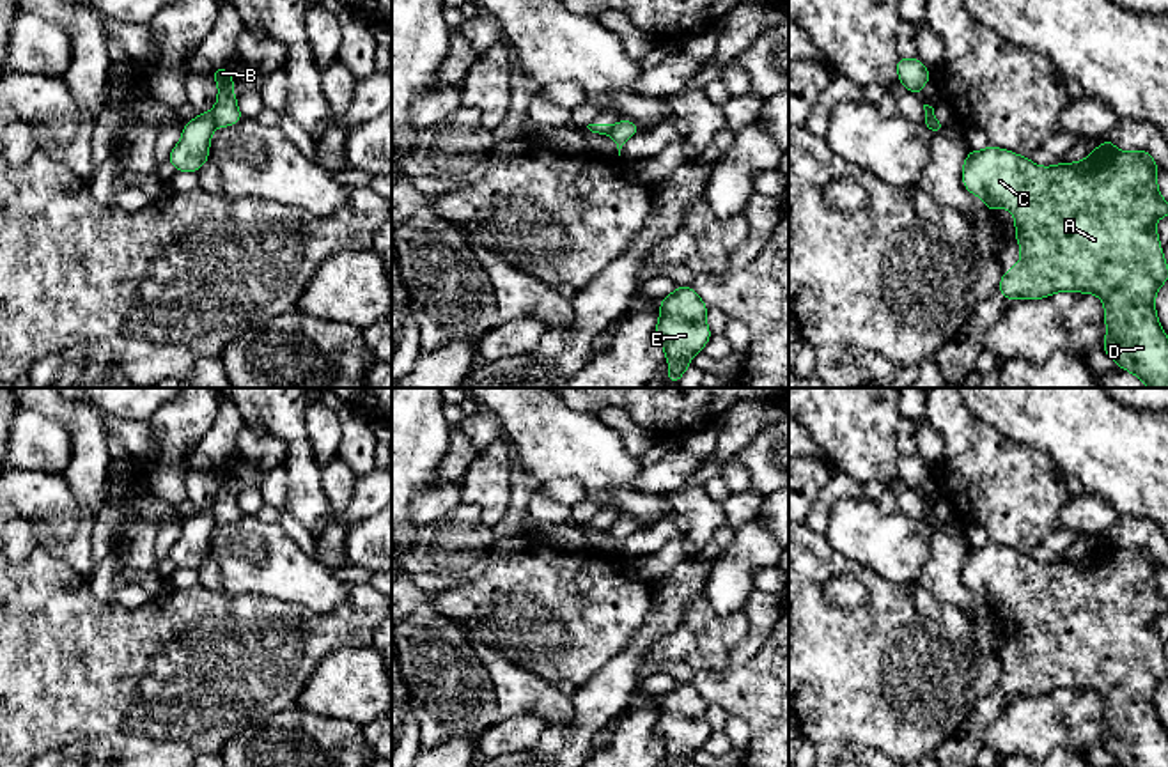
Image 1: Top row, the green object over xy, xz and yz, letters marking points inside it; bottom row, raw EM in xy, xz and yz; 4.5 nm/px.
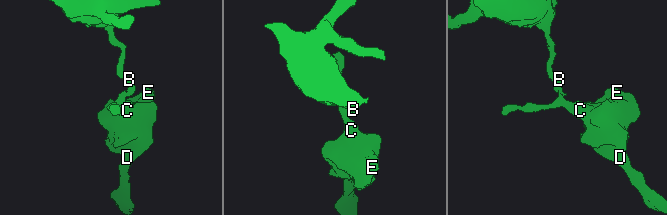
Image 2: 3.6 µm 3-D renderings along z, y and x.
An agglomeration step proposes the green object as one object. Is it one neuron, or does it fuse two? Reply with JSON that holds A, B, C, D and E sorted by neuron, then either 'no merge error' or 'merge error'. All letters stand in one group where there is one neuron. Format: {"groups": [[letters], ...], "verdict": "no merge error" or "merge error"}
{"groups": [["A", "C", "D", "E"], ["B"]], "verdict": "merge error"}

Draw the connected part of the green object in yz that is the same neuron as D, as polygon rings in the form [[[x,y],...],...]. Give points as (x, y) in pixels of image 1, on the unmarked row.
[[[1106,537],[1081,558],[1039,563],[1012,547],[989,542],[966,553],[962,581],[982,595],[991,609],[1005,604],[1014,613],[1021,657],[1000,677],[1000,691],[1005,696],[1040,696],[1067,687],[1095,691],[1104,700],[1102,748],[1124,767],[1168,767],[1168,733],[1156,712],[1156,689],[1168,677],[1156,618],[1168,613],[1168,599],[1157,586],[1157,560],[1147,547],[1122,549]]]

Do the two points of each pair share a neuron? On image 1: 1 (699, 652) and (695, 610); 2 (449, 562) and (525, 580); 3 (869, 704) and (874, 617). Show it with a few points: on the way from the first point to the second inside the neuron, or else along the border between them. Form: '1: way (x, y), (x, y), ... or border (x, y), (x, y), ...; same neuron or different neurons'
1: way (699, 642), (699, 620); same neuron
2: border (488, 560), (475, 578), (463, 583); different neurons
3: way (869, 682), (874, 674), (874, 638); same neuron

